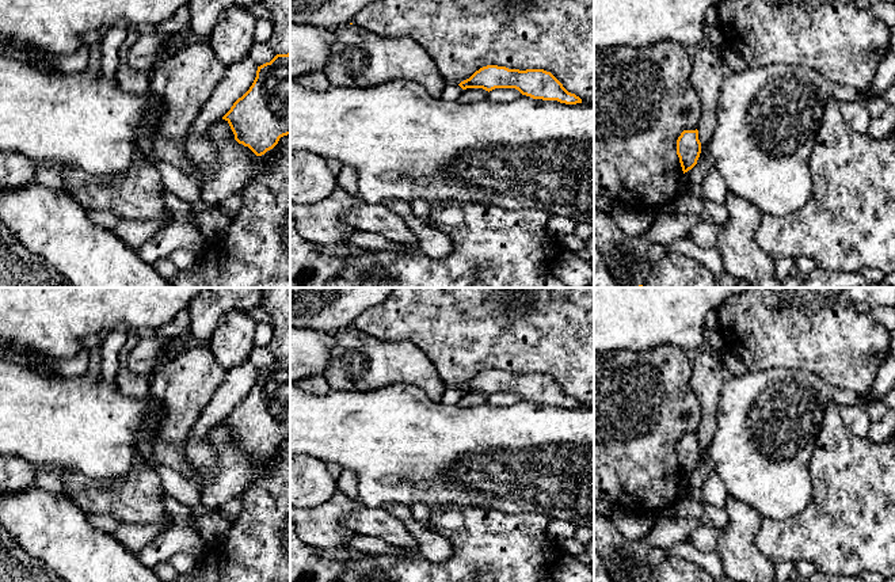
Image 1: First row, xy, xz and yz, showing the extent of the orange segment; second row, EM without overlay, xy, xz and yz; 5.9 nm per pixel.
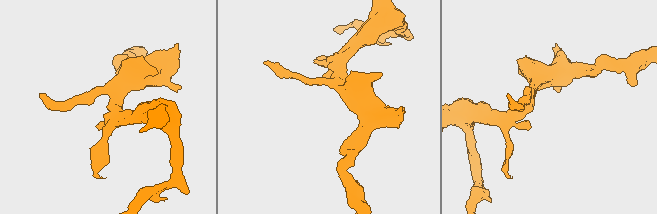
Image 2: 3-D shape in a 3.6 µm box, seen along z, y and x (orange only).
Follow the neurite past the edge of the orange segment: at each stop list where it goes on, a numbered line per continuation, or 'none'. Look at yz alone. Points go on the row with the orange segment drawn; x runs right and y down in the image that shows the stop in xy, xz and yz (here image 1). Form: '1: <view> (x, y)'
none

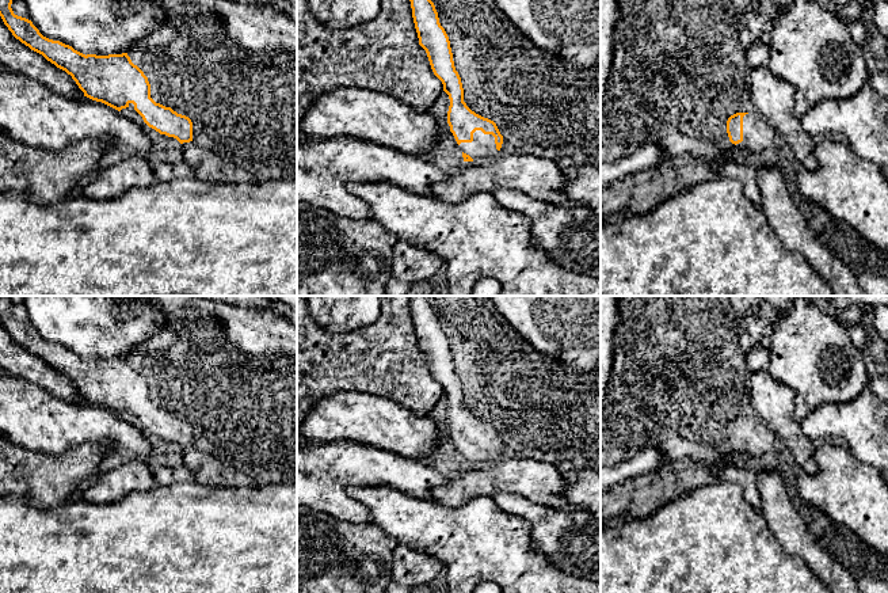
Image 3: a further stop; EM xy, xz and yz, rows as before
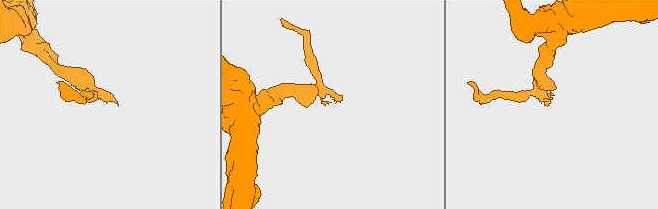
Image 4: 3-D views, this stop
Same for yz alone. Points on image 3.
1: yz (758, 135)

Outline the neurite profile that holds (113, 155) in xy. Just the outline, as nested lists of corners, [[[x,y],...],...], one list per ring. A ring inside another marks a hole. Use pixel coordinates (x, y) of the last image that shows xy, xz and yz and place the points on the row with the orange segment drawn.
[[[110,148],[104,152],[103,157],[100,159],[98,167],[92,171],[89,171],[87,175],[84,175],[77,186],[80,186],[81,189],[84,189],[85,186],[88,186],[89,183],[95,182],[98,179],[98,176],[107,168],[110,168],[111,166],[114,166],[115,163],[121,161],[123,157],[123,152],[121,149],[117,148]]]

